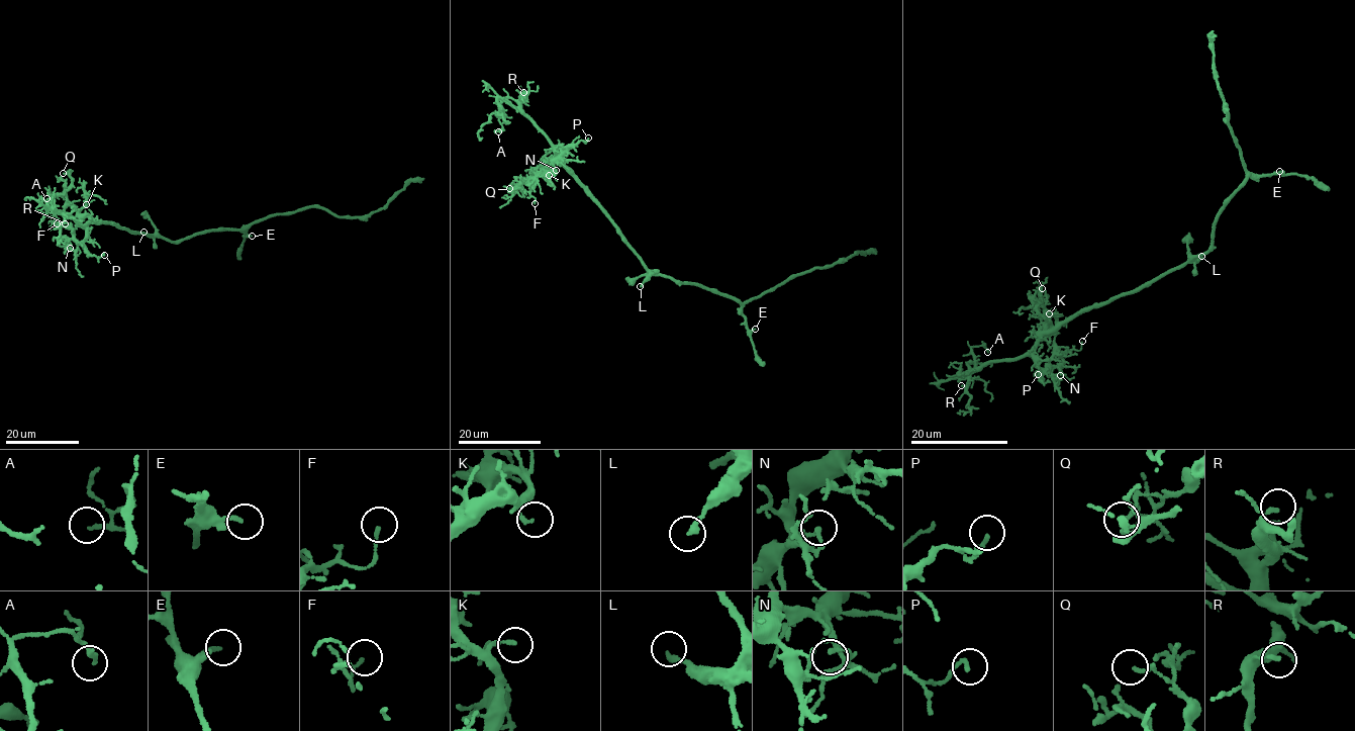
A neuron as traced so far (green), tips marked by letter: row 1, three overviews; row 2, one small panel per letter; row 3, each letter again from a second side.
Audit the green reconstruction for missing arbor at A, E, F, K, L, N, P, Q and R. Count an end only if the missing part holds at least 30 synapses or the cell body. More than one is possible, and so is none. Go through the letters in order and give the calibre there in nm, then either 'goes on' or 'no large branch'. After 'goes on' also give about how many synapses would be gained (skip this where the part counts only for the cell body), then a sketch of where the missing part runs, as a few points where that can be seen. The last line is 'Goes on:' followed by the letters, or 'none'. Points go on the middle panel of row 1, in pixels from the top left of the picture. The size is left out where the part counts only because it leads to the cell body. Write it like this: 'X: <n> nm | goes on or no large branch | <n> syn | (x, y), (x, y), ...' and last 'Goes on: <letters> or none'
A: 120 nm | no large branch
E: 170 nm | no large branch
F: 140 nm | no large branch
K: 150 nm | no large branch
L: 240 nm | no large branch
N: 160 nm | no large branch
P: 160 nm | no large branch
Q: 80 nm | no large branch
R: 140 nm | no large branch
Goes on: none

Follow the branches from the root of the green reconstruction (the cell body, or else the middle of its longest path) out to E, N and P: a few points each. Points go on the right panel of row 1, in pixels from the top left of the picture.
E: (1202, 254), (1210, 249), (1215, 222), (1221, 211), (1244, 179), (1250, 174), (1271, 176), (1279, 171)
N: (1202, 254), (1133, 291), (1083, 309), (1042, 337), (1033, 359), (1039, 367), (1058, 366), (1060, 375)
P: (1202, 254), (1133, 291), (1083, 309), (1049, 332), (1033, 349), (1041, 381), (1038, 374)

